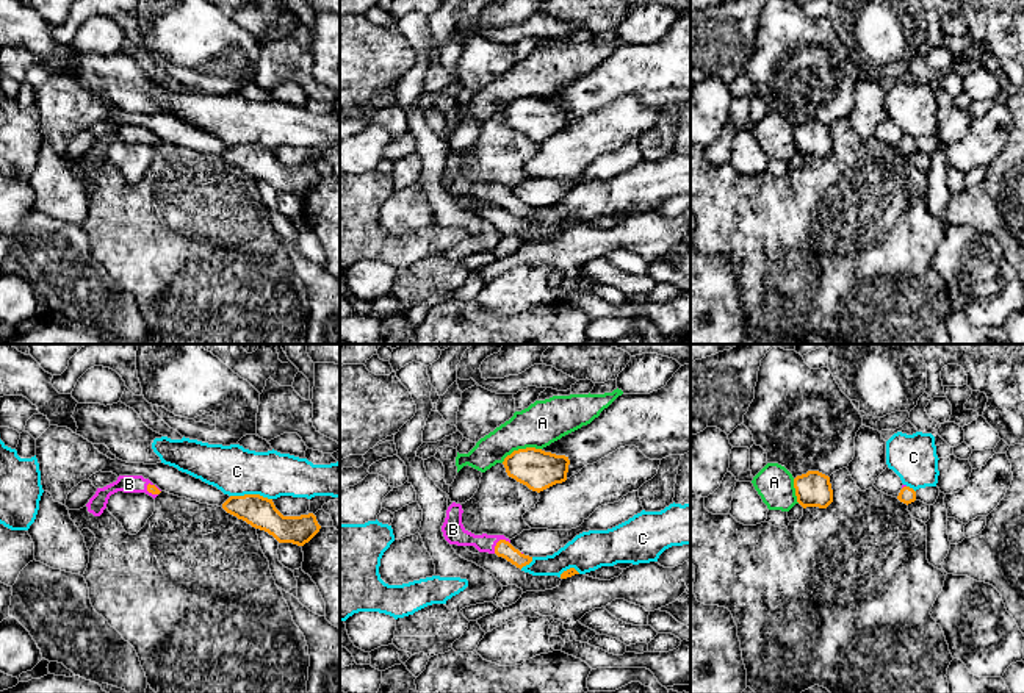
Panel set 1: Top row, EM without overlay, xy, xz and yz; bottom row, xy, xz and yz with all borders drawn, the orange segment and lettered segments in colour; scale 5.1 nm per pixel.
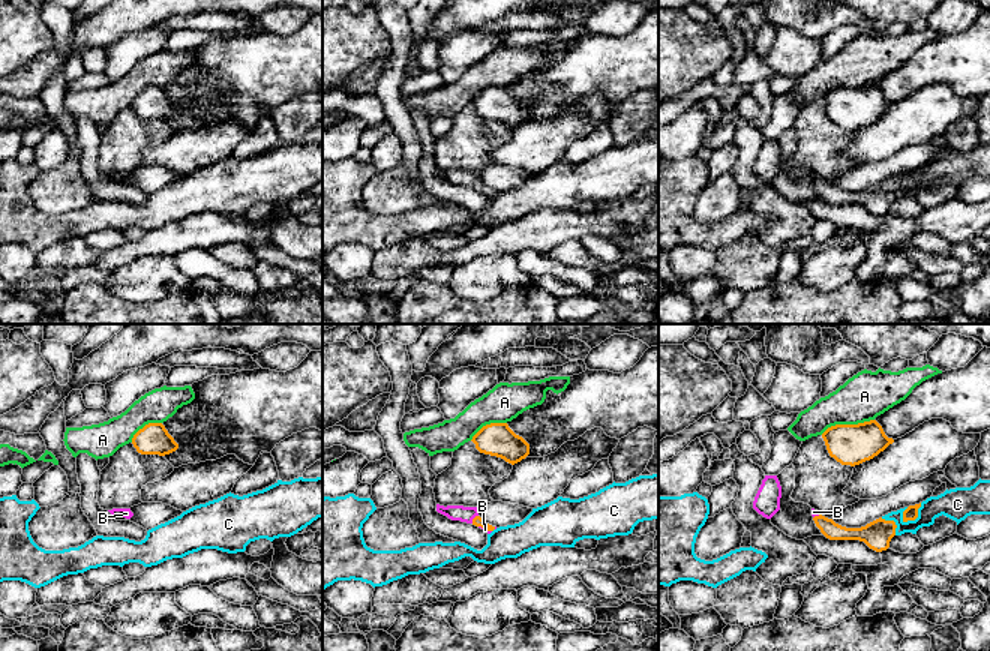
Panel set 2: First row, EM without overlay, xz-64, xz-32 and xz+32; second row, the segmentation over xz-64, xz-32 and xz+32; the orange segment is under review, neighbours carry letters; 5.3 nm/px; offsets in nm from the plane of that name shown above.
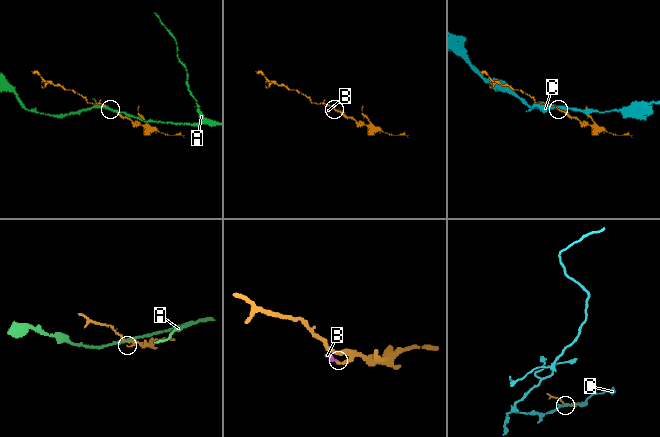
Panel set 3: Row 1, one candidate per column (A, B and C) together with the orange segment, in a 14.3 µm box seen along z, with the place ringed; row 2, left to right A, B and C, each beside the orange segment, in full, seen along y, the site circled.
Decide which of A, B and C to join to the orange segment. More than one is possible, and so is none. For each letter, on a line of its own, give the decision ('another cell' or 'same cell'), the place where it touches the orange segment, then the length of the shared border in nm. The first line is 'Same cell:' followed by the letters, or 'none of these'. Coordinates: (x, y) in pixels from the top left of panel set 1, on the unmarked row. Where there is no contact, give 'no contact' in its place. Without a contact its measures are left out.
Same cell: B
A: another cell | xz (520, 99) | 220 nm
B: same cell | xz (498, 191) | 110 nm
C: another cell | xy (251, 144) | 220 nm

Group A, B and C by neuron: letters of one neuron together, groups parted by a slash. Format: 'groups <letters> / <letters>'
groups A / B / C

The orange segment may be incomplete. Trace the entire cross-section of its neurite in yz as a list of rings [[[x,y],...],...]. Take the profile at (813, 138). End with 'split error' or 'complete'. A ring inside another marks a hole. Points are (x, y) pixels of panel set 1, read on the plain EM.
[[[808,120],[794,128],[797,152],[806,156],[827,158],[833,152],[830,127],[819,120]]]; complete

